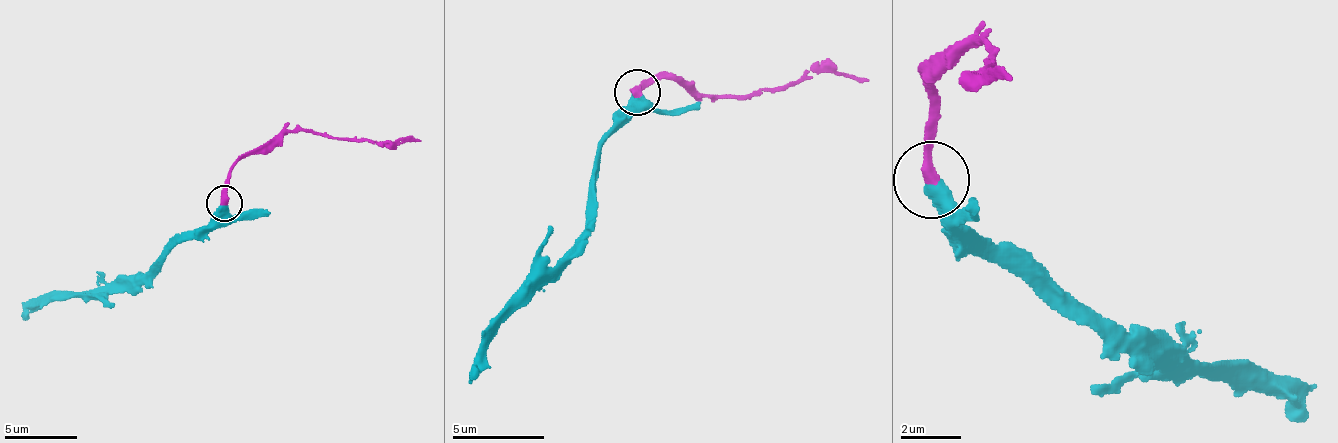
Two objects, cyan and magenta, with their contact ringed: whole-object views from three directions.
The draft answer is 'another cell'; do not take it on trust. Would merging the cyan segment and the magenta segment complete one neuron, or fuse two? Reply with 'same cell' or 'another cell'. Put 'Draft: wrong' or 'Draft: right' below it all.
same cell
Draft: wrong

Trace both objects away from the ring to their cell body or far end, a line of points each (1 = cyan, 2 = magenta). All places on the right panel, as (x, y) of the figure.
1: (932, 177), (940, 200), (998, 255), (1021, 255), (1117, 320), (1164, 361), (1232, 362), (1316, 387)
2: (932, 177), (934, 117), (924, 76), (976, 41), (993, 46), (983, 63), (994, 66), (980, 76), (1012, 73)

